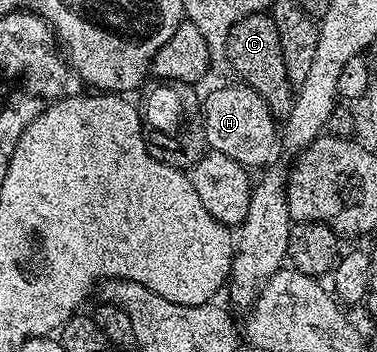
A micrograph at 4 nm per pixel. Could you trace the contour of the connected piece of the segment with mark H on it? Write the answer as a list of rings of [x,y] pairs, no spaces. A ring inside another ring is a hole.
[[[233,81],[233,84],[230,87],[221,87],[218,91],[213,91],[208,96],[207,94],[203,99],[203,114],[205,117],[205,141],[208,147],[208,150],[218,151],[219,153],[223,153],[223,157],[231,157],[231,161],[239,161],[242,167],[246,169],[254,169],[253,167],[261,167],[264,168],[266,165],[264,163],[269,163],[273,159],[273,154],[278,154],[279,151],[279,123],[278,120],[274,119],[273,115],[267,109],[267,105],[263,101],[263,97],[259,97],[259,93],[255,93],[255,89],[251,89],[250,87],[246,87],[244,83],[240,81]]]

